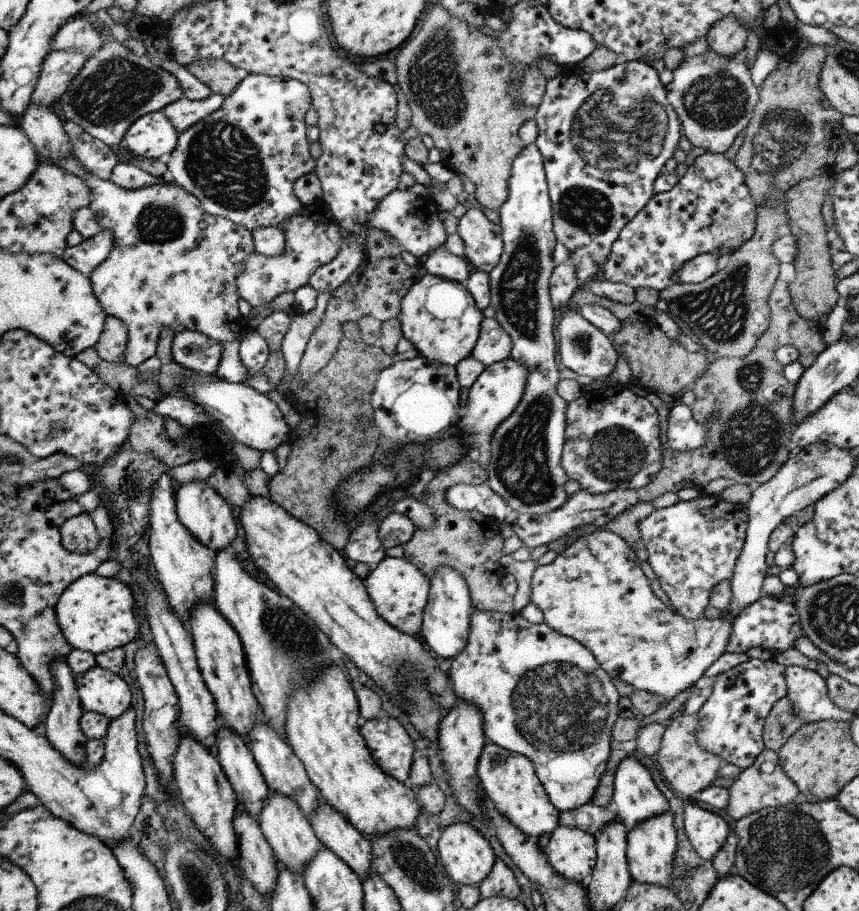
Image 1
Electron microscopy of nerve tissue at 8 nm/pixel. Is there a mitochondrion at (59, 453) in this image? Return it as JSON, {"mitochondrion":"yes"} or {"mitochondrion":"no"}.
{"mitochondrion":"no"}

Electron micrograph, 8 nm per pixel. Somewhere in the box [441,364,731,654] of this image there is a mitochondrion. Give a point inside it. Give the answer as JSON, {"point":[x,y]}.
{"point":[522,467]}

